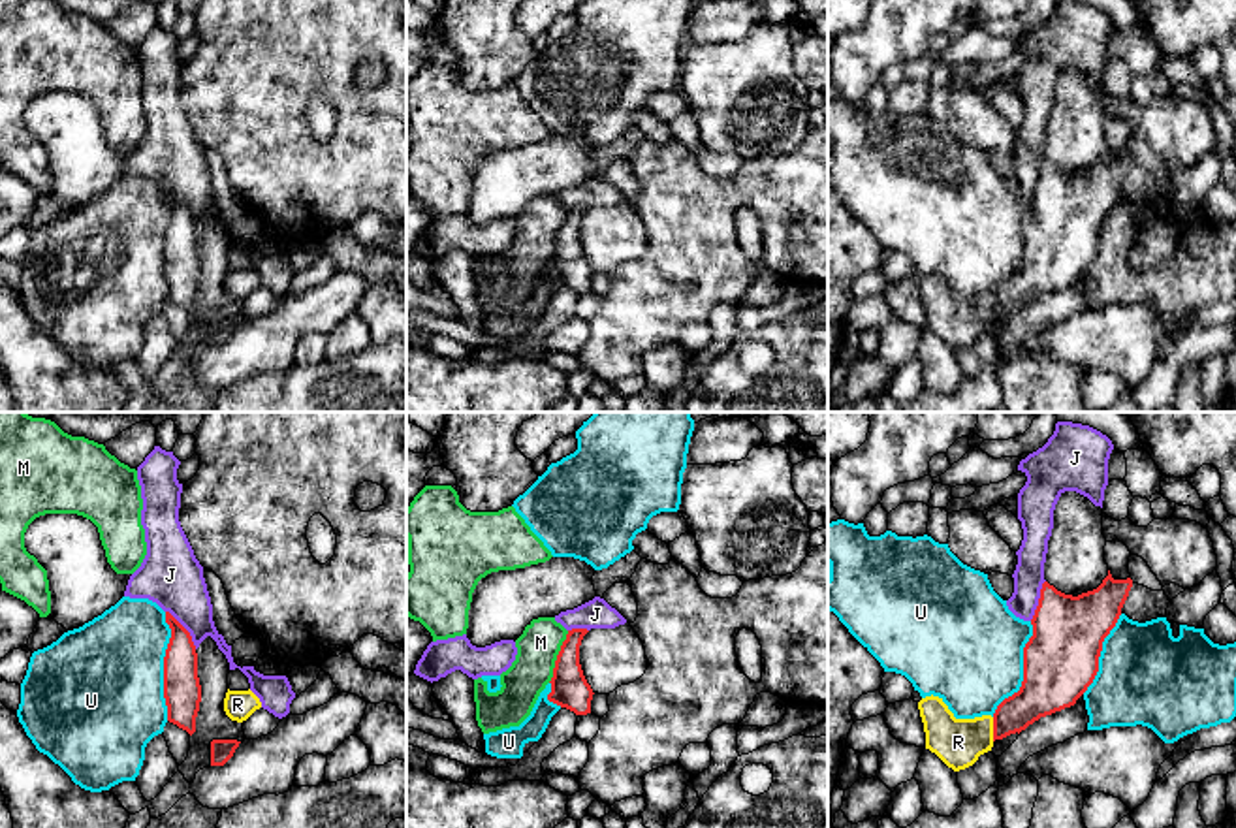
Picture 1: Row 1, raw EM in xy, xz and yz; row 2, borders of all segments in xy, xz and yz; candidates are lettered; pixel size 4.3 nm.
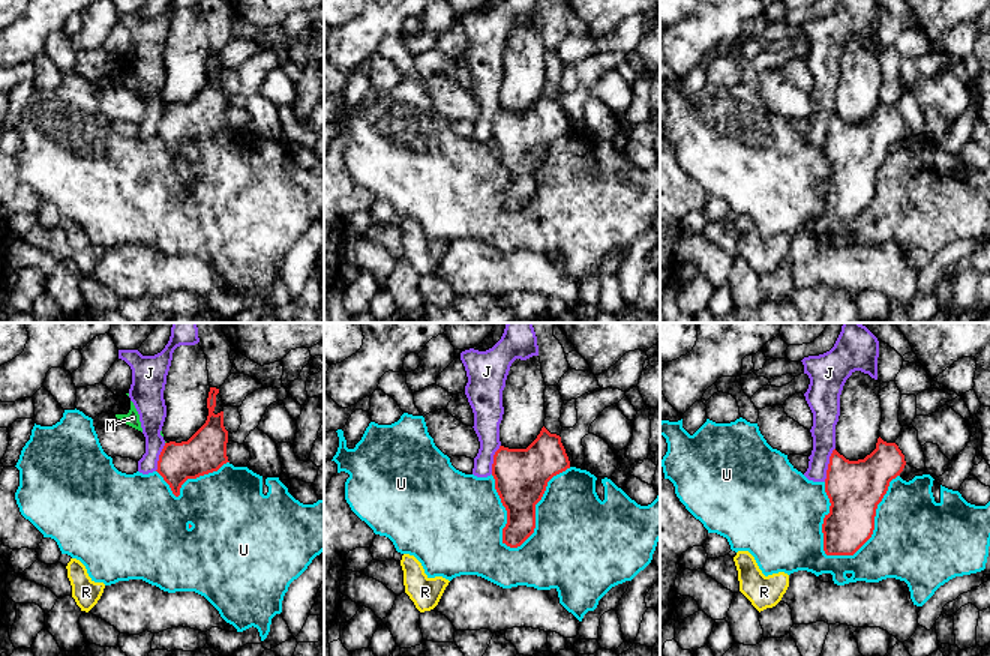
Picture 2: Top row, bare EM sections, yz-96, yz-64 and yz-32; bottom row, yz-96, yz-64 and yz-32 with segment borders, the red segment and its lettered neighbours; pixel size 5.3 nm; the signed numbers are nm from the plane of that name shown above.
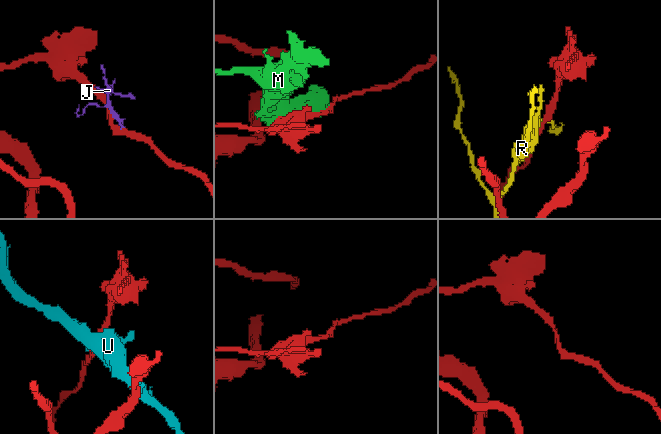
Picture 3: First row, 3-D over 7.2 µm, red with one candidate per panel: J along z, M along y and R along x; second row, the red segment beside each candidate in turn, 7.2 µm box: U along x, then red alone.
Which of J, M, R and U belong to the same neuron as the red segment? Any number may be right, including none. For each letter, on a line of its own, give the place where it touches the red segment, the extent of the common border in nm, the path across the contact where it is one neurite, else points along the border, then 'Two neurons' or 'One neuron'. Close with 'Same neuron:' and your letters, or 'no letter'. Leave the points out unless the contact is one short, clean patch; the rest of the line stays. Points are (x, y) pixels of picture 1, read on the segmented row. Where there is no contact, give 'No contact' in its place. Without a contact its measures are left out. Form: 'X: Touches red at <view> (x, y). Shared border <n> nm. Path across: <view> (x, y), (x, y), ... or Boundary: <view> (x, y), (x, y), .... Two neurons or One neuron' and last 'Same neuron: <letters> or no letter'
J: Touches red at xy (185, 629). Shared border 220 nm. Two neurons
M: Touches red at xz (557, 657). Shared border 240 nm. Two neurons
R: Touches red at yz (994, 729). Shared border 100 nm. Boundary: yz (992, 717), (994, 740). Two neurons
U: Touches red at xy (164, 667). Shared border 460 nm. Two neurons
Same neuron: no letter

